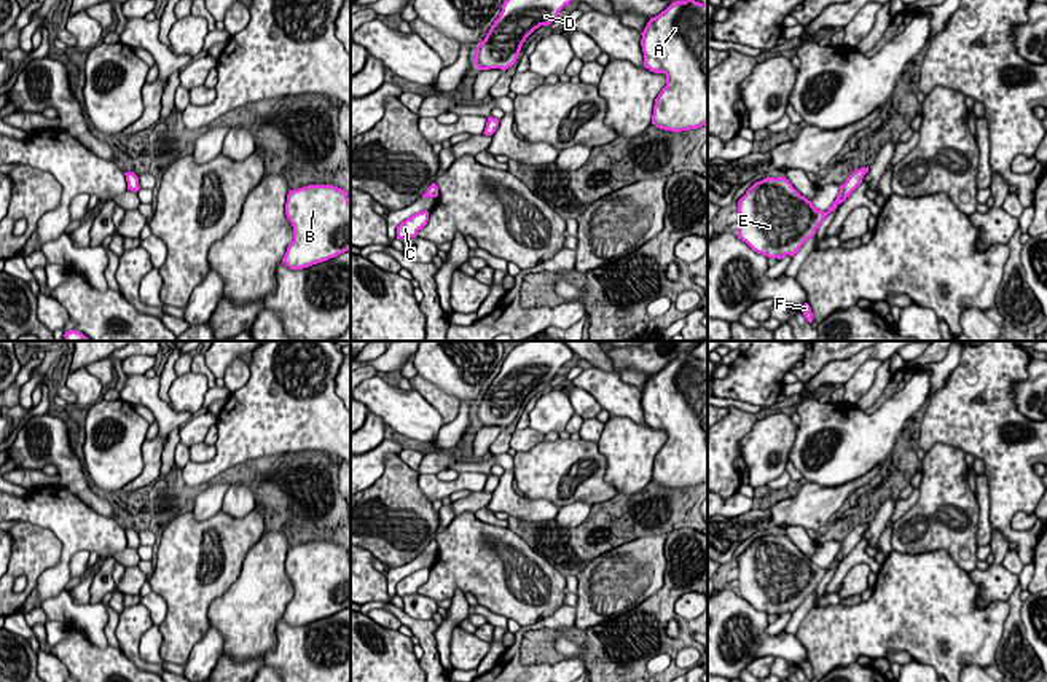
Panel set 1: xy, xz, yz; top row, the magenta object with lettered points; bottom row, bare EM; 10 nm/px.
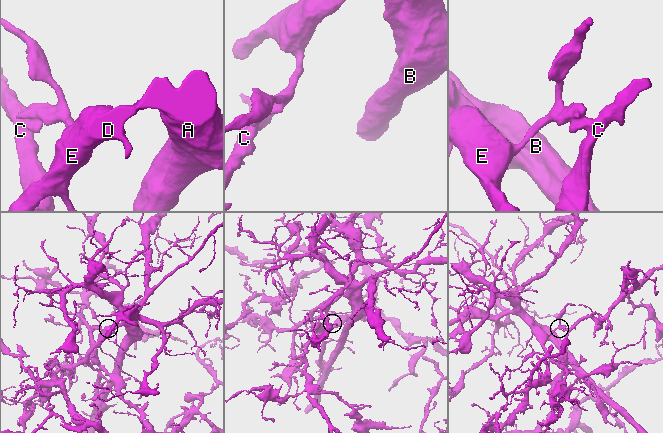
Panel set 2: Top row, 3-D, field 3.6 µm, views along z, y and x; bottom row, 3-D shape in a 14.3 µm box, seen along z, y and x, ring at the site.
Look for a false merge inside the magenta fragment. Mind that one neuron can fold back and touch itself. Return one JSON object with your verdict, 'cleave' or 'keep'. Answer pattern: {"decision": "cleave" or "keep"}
{"decision": "cleave"}

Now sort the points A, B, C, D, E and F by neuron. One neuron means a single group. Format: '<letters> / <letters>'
A B D E F / C

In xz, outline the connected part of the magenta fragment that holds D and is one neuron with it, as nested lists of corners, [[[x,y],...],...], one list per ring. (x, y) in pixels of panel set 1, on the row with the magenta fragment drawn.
[[[505,0],[499,18],[491,25],[484,40],[476,46],[473,61],[478,70],[500,69],[505,72],[516,62],[526,38],[540,25],[550,25],[571,2],[572,0]]]

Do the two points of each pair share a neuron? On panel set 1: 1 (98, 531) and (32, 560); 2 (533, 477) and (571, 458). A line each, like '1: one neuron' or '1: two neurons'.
1: two neurons
2: one neuron

